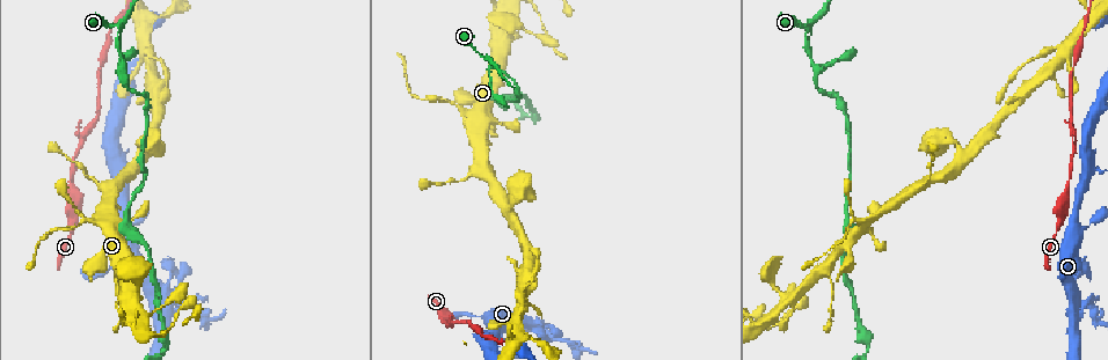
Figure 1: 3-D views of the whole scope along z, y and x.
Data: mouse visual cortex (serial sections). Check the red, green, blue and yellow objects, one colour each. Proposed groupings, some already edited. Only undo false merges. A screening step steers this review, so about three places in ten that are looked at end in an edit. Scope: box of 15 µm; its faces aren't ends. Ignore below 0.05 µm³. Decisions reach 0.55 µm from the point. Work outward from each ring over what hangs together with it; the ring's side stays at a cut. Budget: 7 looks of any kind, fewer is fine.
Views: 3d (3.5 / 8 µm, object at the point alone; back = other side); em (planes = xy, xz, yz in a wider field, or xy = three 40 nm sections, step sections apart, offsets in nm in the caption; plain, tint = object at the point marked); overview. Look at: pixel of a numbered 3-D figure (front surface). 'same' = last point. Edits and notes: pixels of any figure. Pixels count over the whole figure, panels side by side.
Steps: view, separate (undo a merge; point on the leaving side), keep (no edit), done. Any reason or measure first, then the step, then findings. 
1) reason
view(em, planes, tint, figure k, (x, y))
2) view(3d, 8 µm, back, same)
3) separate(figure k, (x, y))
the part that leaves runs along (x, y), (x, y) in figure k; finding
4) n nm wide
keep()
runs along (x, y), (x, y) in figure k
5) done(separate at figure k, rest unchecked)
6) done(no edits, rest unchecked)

sharp bend
view(3d, 3.5 µm, figure 1, (117, 26))

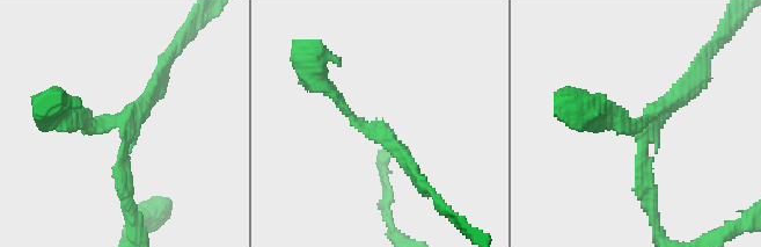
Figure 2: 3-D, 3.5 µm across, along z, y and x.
3 arms; arms of 150, 200, 200 nm
view(em, xy, step 3, tint, figure 2, (378, 128))

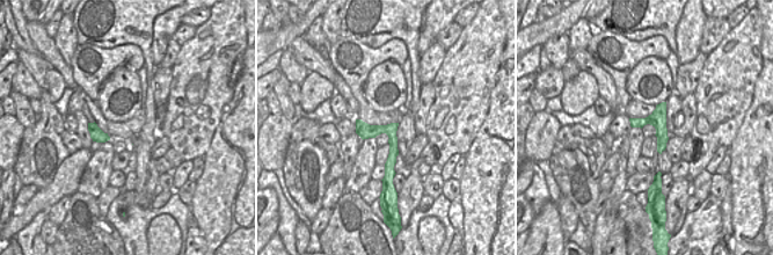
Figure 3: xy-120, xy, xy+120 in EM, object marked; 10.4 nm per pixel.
keep()
runs along (358, 122), (392, 136), (389, 179) in figure 3; one cell here

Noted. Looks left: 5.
view(3d, 3.5 µm, back, figure 1, (491, 66))

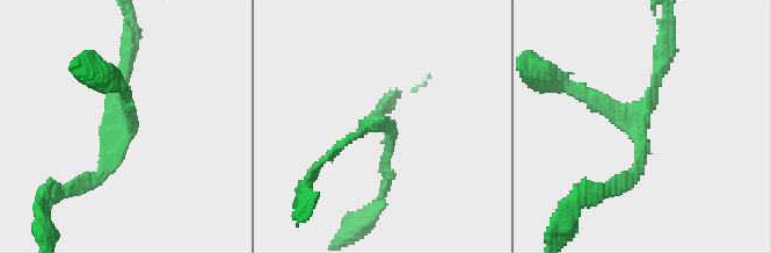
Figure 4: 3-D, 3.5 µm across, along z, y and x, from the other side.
3 arms; arms of 150, 150, 200 nm
view(em, planes, tint, figure 4, (639, 114))

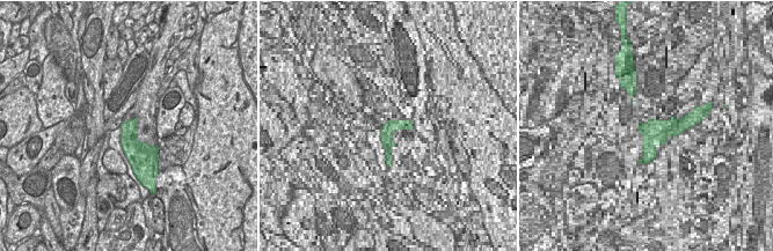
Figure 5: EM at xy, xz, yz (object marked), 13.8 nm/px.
another direction
view(em, xy, step 2, tint, same)

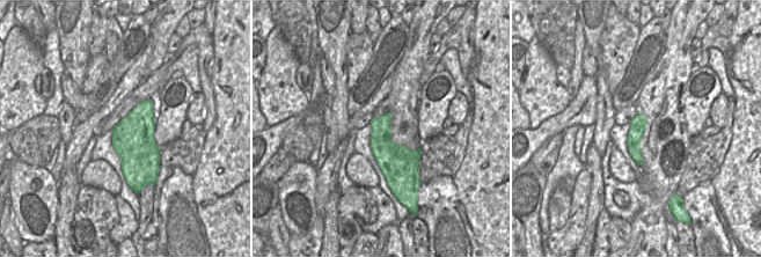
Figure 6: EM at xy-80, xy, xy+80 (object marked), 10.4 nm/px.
keep()
all the same cell

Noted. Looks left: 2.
three arms meet
view(3d, 3.5 µm, figure 1, (855, 221))

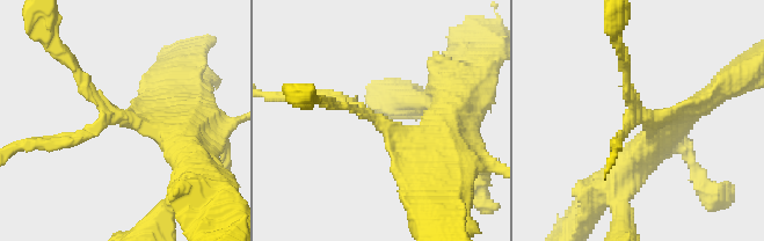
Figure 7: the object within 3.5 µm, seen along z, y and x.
3 arms; arms of 150, 150, 250 nm
view(em, xy, step 1, tint, figure 7, (634, 113))

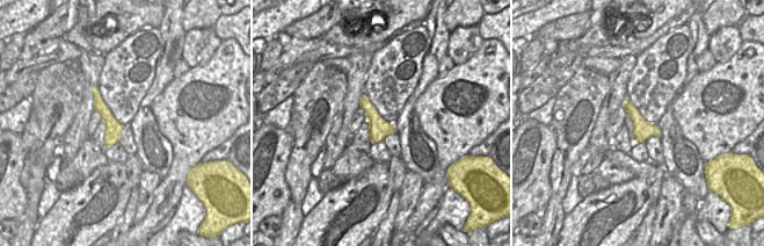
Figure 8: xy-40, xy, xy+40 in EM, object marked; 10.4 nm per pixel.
separate(figure 7, (58, 140))
the part that leaves runs along (95, 130), (63, 144), (24, 144) in figure 7; a second cell is stuck on

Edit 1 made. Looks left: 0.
done(separate at figure 7, rest unchecked)

